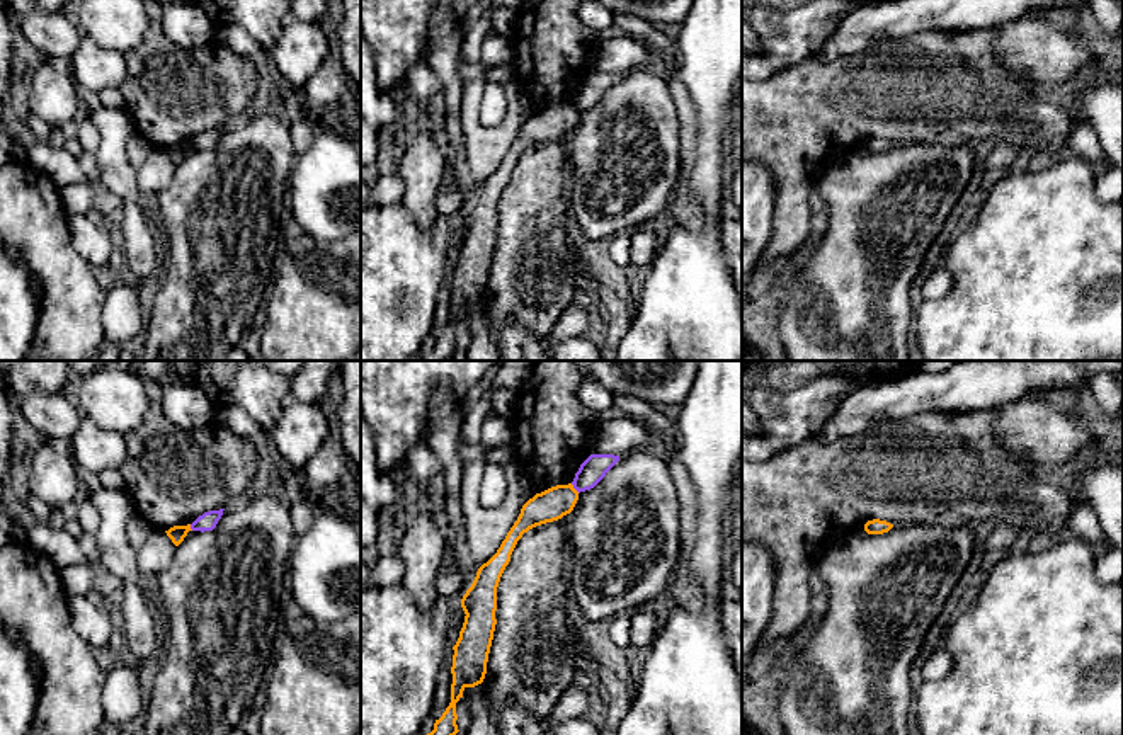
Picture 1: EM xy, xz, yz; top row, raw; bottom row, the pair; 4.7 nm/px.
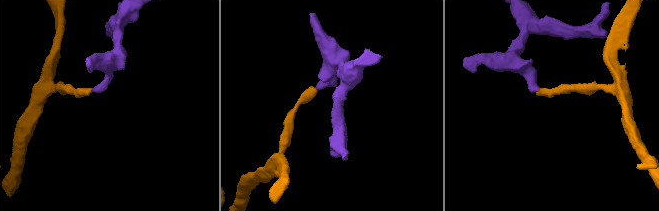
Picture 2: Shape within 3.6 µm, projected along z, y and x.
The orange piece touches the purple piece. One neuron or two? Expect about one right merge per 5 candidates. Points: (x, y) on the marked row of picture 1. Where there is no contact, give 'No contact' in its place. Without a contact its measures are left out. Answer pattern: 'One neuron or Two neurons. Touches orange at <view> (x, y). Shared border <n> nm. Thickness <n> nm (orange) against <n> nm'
Two neurons. Touches orange at xz (574, 489). Shared border 60 nm. Thickness 150 nm (orange) against 120 nm

